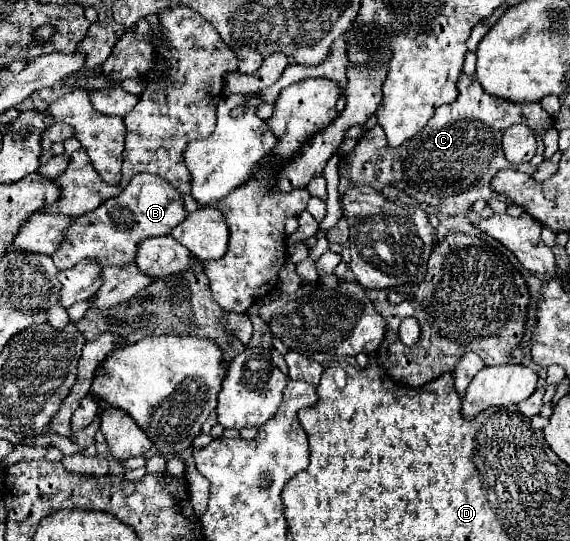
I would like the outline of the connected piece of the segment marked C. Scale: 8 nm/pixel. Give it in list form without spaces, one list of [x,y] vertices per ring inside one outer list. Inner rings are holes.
[[[461,76],[457,82],[459,96],[453,104],[437,108],[435,116],[429,124],[403,142],[397,148],[391,148],[385,140],[383,128],[377,124],[367,130],[365,136],[357,142],[351,154],[345,154],[339,162],[339,196],[343,200],[343,190],[347,186],[371,186],[373,190],[383,190],[385,186],[393,186],[407,196],[437,208],[443,214],[455,216],[465,214],[473,206],[475,200],[491,200],[497,194],[491,190],[491,178],[495,172],[503,168],[515,168],[525,174],[533,174],[541,164],[543,156],[543,134],[553,126],[553,118],[541,108],[539,102],[533,104],[513,104],[503,102],[487,94],[479,82],[471,76]],[[511,124],[525,124],[535,132],[537,138],[537,154],[531,162],[513,166],[507,162],[501,150],[501,136],[505,128]]]

